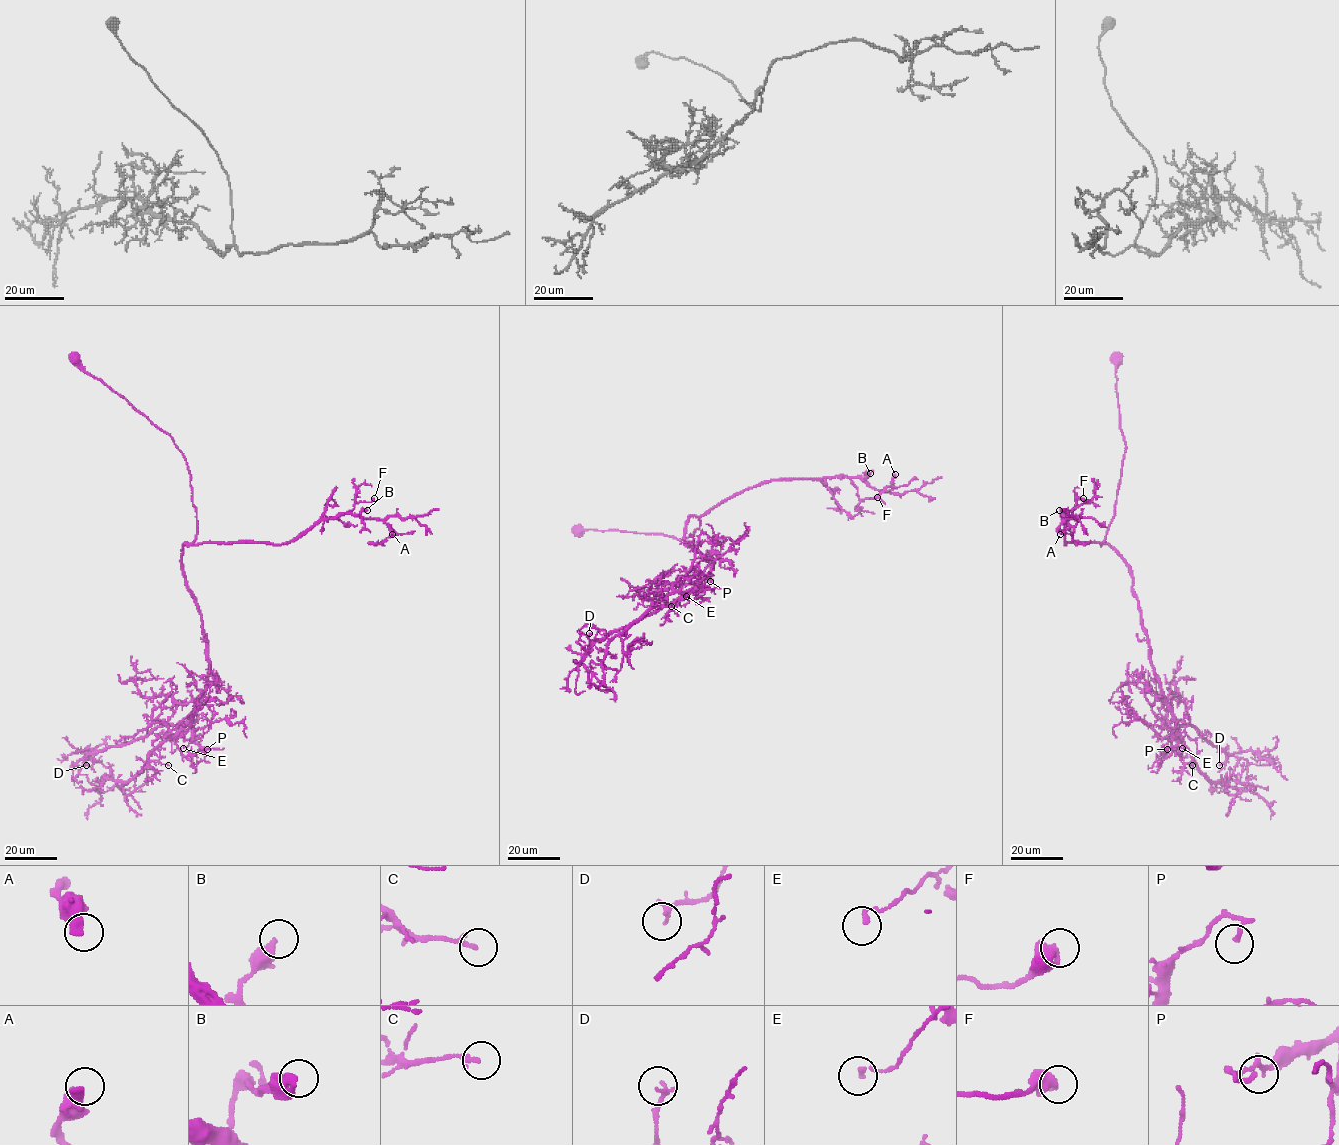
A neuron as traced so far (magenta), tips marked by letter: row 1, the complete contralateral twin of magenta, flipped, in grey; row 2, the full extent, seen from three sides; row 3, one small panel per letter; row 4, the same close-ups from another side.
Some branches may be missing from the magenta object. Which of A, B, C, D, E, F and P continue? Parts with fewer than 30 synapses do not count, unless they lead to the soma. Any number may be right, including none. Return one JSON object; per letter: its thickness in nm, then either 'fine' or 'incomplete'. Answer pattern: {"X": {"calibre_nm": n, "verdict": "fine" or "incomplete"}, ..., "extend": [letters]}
{"A": {"calibre_nm": 440, "verdict": "fine"}, "B": {"calibre_nm": 380, "verdict": "fine"}, "C": {"calibre_nm": 190, "verdict": "fine"}, "D": {"calibre_nm": 160, "verdict": "fine"}, "E": {"calibre_nm": 160, "verdict": "fine"}, "F": {"calibre_nm": 500, "verdict": "fine"}, "P": {"calibre_nm": 170, "verdict": "fine"}, "extend": []}

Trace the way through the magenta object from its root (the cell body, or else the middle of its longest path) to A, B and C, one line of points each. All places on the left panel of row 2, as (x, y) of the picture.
A: (75, 358), (166, 432), (182, 454), (196, 510), (195, 544), (286, 544), (341, 514), (382, 520), (392, 534)
B: (75, 358), (87, 373), (166, 432), (182, 454), (196, 510), (195, 544), (286, 544), (320, 521), (367, 510)
C: (75, 358), (170, 436), (190, 475), (197, 536), (182, 565), (209, 673), (194, 714), (150, 754), (168, 765)

